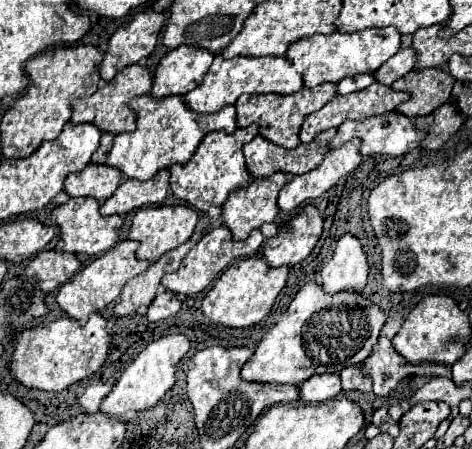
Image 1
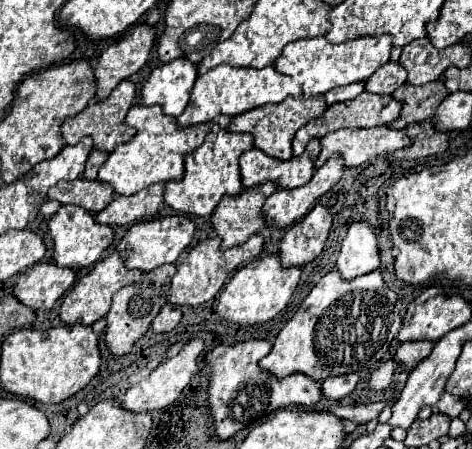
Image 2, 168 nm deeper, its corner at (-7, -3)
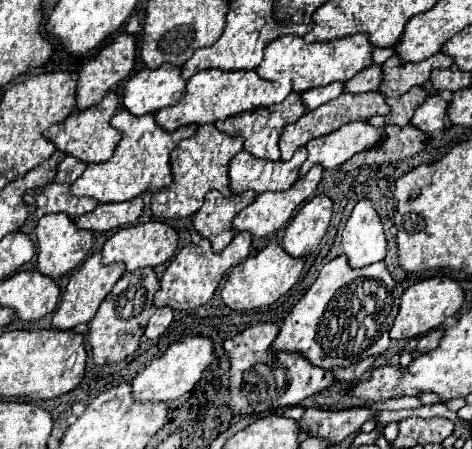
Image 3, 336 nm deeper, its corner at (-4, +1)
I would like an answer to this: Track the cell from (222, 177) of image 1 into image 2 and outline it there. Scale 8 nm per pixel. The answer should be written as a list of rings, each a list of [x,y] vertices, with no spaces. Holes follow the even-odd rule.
[[[213,125],[213,131],[207,135],[205,143],[185,157],[185,177],[181,181],[169,181],[165,185],[165,203],[185,215],[211,217],[211,213],[225,195],[235,195],[243,191],[239,157],[251,147],[253,147],[251,133],[233,133],[221,129],[219,125]]]

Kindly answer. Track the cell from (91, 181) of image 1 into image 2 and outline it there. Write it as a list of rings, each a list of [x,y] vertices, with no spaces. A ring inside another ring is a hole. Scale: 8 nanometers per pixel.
[[[75,179],[75,181],[59,181],[55,187],[49,189],[49,199],[57,199],[63,205],[79,205],[91,213],[99,213],[105,209],[115,191],[111,185],[103,181],[89,181],[89,179]]]

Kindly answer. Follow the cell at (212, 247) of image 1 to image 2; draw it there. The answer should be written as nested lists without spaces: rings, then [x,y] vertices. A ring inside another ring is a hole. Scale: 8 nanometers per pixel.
[[[251,235],[251,237],[247,239],[247,243],[243,243],[243,245],[239,245],[239,247],[233,247],[233,249],[227,249],[227,251],[221,251],[219,245],[221,245],[221,237],[211,237],[211,239],[205,239],[205,241],[197,243],[197,245],[189,251],[187,259],[179,265],[177,273],[173,275],[171,289],[163,295],[165,301],[169,301],[169,303],[173,303],[173,305],[179,305],[179,307],[181,307],[181,305],[197,307],[197,305],[201,305],[201,303],[213,299],[213,297],[221,291],[225,279],[227,279],[237,267],[249,263],[251,259],[255,259],[255,257],[261,253],[261,249],[263,249],[263,237],[261,237],[261,235]]]

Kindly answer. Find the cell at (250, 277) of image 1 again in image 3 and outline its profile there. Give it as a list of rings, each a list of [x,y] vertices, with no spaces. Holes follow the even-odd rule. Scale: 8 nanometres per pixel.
[[[270,243],[258,255],[248,257],[230,271],[222,287],[222,299],[230,309],[238,309],[238,311],[272,305],[298,281],[302,267],[304,267],[304,259],[290,257],[278,243]]]

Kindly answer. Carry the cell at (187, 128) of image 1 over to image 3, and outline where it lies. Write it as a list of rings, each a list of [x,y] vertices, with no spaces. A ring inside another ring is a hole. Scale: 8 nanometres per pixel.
[[[126,109],[118,111],[112,117],[110,125],[122,133],[114,155],[106,163],[88,165],[86,171],[70,185],[70,195],[86,195],[96,199],[98,203],[120,203],[142,193],[156,193],[168,187],[172,183],[170,153],[182,139],[188,139],[196,131],[196,125],[186,125],[176,129],[174,133],[164,133],[164,129],[156,125],[154,115],[132,117],[132,113],[128,113]]]

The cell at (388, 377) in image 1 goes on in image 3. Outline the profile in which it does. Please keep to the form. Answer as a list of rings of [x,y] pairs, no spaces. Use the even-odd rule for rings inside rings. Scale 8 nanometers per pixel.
[[[434,329],[434,331],[426,333],[426,335],[422,335],[420,341],[418,341],[418,353],[428,353],[428,351],[436,349],[440,345],[442,335],[444,335],[444,329]]]

